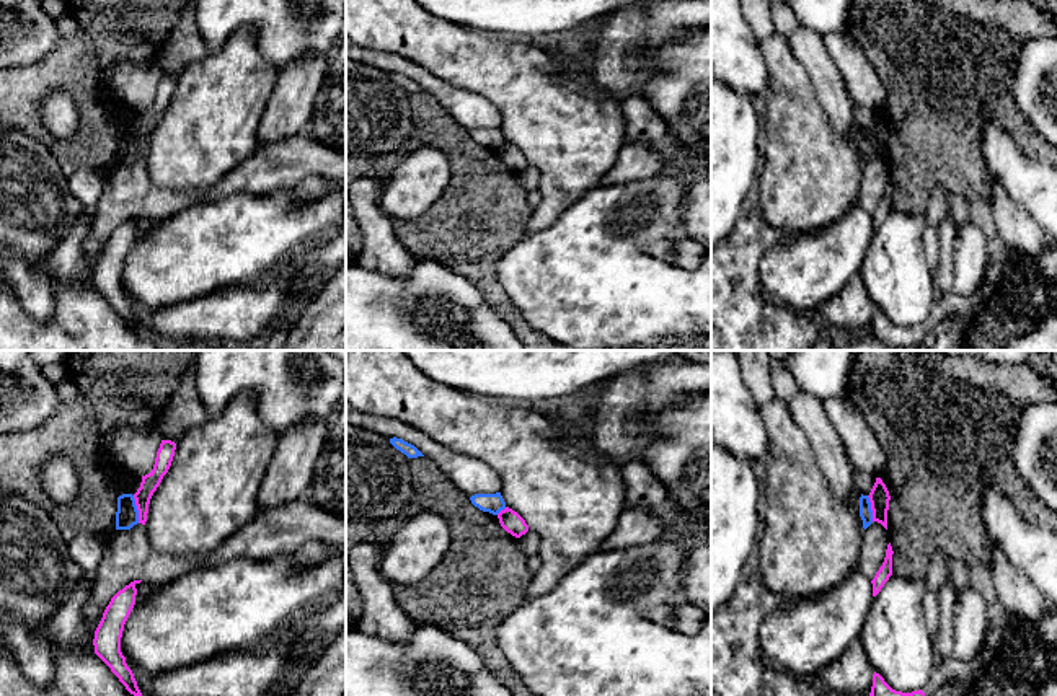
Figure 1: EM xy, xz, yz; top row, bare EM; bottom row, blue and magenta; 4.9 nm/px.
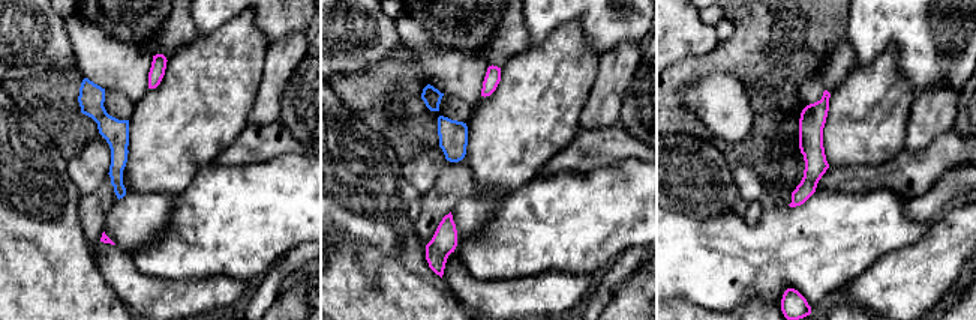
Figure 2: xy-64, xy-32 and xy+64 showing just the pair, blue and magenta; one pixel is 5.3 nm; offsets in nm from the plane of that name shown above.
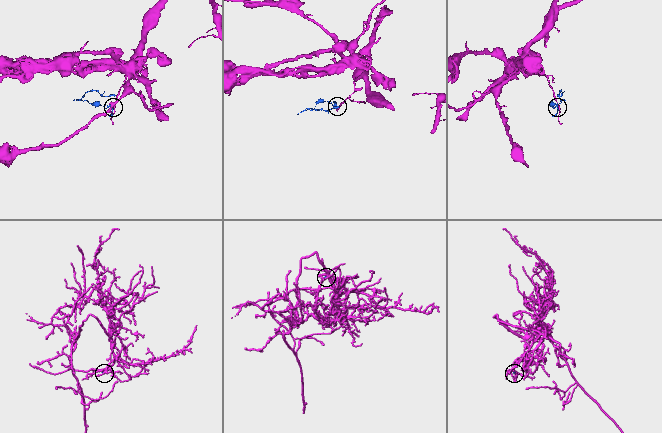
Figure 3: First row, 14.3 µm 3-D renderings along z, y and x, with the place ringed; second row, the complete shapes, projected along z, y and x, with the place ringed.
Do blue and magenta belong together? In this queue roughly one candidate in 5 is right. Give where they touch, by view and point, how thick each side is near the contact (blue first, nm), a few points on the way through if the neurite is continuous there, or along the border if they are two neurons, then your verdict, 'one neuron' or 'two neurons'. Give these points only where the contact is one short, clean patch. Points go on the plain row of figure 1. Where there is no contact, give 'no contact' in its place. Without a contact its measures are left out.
xy (136, 144) | 110/90 nm | along xy (132, 131), (139, 157) | two neurons

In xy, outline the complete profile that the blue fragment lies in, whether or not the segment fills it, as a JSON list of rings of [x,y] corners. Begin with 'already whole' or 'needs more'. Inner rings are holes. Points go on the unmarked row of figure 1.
already whole; [[[132,129],[117,132],[116,165],[130,165],[139,158],[139,145]]]

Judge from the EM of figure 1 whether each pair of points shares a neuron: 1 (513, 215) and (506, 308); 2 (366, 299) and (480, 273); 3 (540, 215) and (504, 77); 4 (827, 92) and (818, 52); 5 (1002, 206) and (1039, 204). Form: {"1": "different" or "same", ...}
{"1": "same", "2": "different", "3": "same", "4": "same", "5": "different"}

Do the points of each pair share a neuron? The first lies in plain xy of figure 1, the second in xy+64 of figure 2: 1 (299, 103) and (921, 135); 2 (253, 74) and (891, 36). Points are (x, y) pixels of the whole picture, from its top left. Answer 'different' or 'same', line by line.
1: same
2: different

